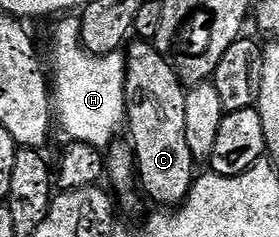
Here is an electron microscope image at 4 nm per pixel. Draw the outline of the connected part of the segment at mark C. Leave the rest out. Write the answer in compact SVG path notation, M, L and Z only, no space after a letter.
M131 41L126 44L127 80L125 81L125 101L127 102L126 126L131 127L130 146L135 153L137 179L144 191L155 205L179 205L191 192L191 185L197 178L196 160L189 153L189 141L185 141L185 101L187 91L179 80L178 70L173 66L166 54L155 48L151 41Z

